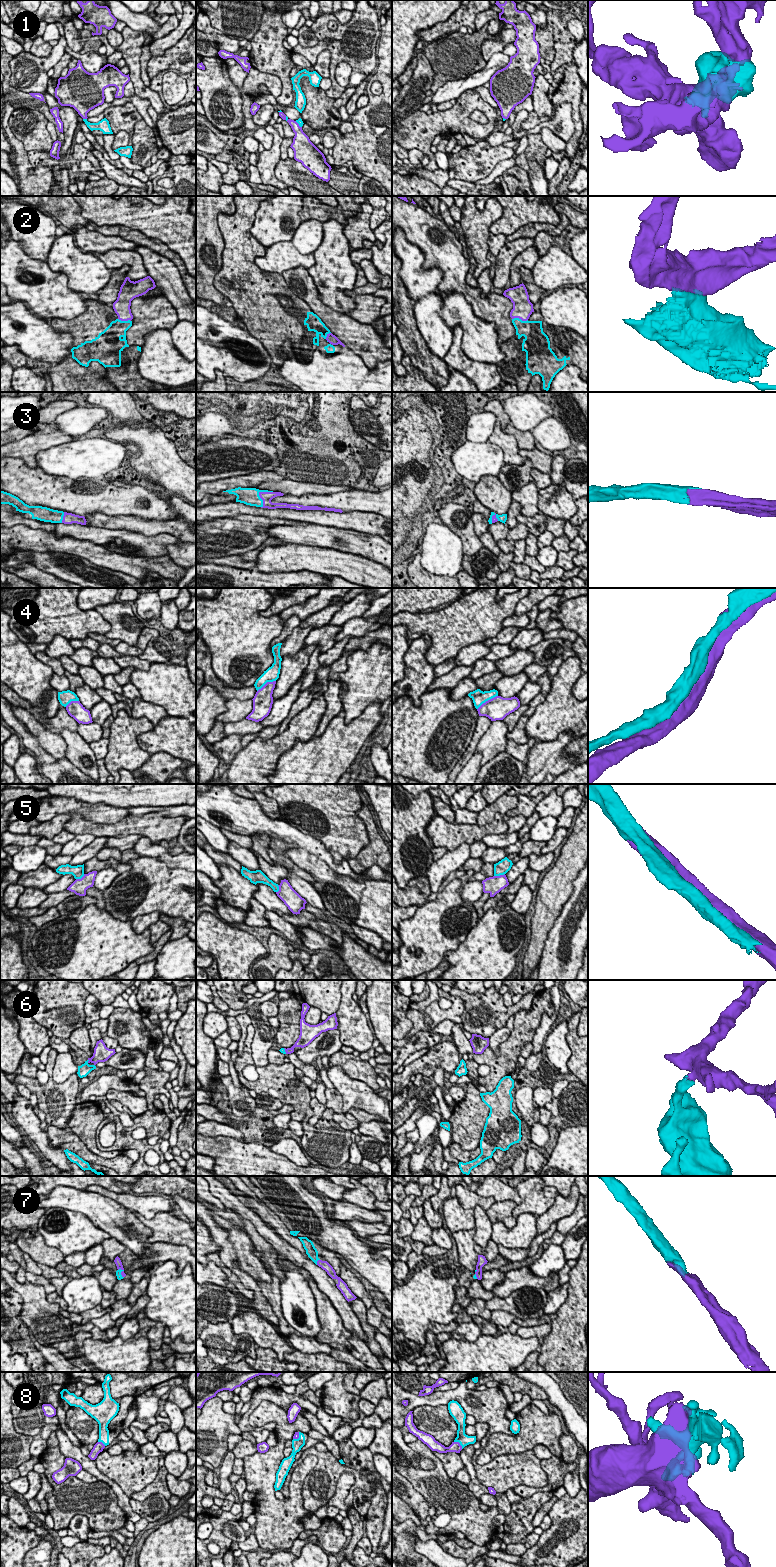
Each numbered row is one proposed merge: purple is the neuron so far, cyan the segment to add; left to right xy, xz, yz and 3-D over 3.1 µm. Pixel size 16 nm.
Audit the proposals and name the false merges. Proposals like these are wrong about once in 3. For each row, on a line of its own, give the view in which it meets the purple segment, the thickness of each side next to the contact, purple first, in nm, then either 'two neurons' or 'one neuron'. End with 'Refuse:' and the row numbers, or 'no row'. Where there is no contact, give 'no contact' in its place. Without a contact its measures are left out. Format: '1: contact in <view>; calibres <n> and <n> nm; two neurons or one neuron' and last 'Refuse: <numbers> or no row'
1: contact in xy; calibres 320 and 130 nm; one neuron
2: contact in yz; calibres 320 and 300 nm; two neurons
3: contact in xz; calibres 160 and 280 nm; one neuron
4: contact in yz; calibres 380 and 240 nm; two neurons
5: contact in yz; calibres 280 and 220 nm; two neurons
6: contact in xy; calibres 260 and 190 nm; one neuron
7: contact in xz; calibres 140 and 180 nm; one neuron
8: contact in yz; calibres 160 and 190 nm; one neuron
Refuse: 2, 4, 5

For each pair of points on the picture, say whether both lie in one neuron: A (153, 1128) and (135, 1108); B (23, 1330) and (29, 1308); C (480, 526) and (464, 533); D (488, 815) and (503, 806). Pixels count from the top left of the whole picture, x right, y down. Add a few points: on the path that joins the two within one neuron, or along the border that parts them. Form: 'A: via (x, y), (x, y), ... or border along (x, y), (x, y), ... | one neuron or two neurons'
A: border along (120, 1103), (135, 1115), (141, 1115), (148, 1110) | two neurons
B: border along (22, 1300), (20, 1318), (28, 1327) | two neurons
C: border along (471, 514), (473, 529), (478, 537) | two neurons
D: via (492, 811), (499, 806) | one neuron

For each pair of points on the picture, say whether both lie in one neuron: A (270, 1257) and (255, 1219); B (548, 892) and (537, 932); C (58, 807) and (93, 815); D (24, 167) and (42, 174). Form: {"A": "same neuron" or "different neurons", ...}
{"A": "different neurons", "B": "same neuron", "C": "same neuron", "D": "same neuron"}

